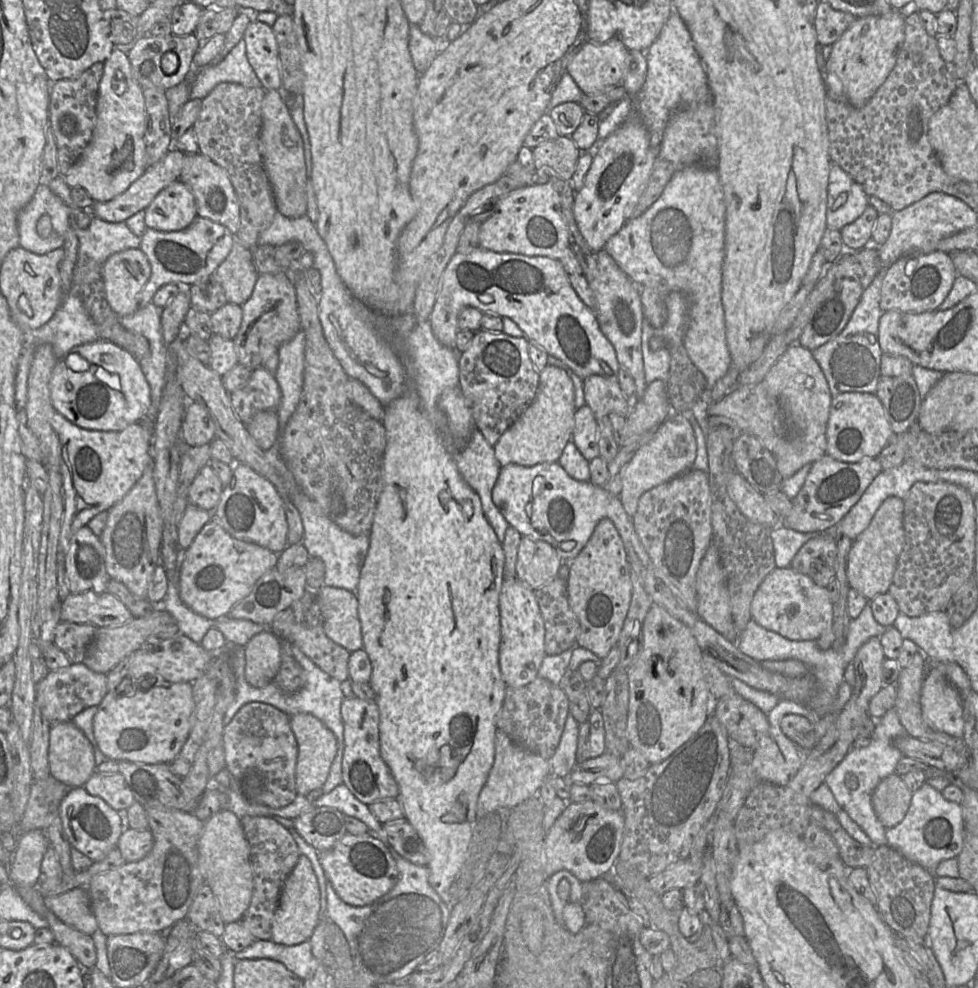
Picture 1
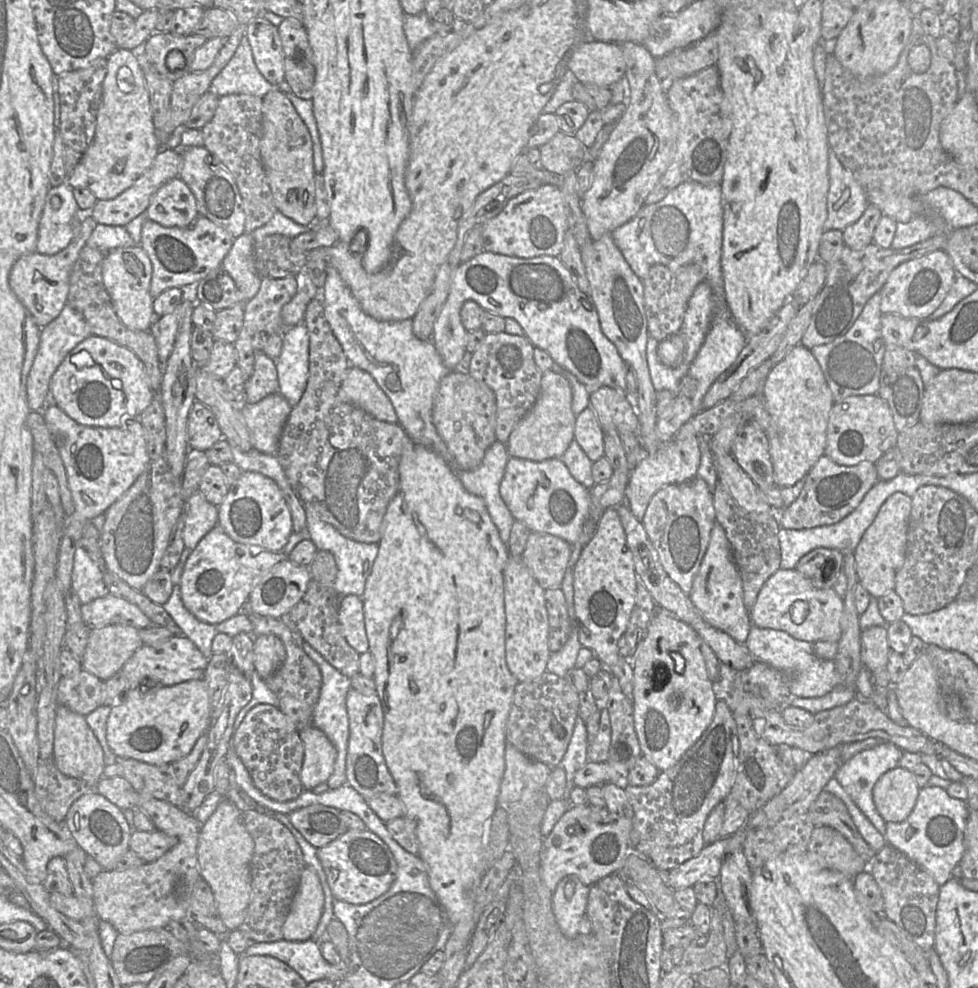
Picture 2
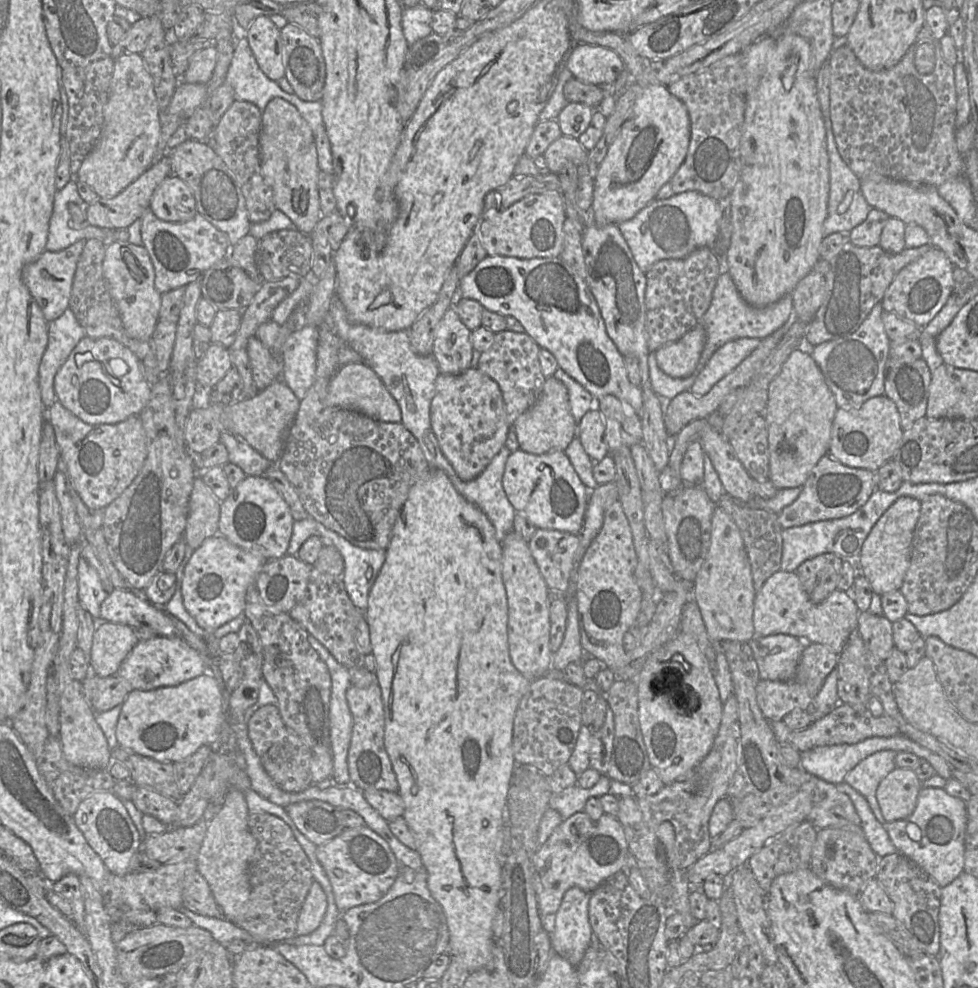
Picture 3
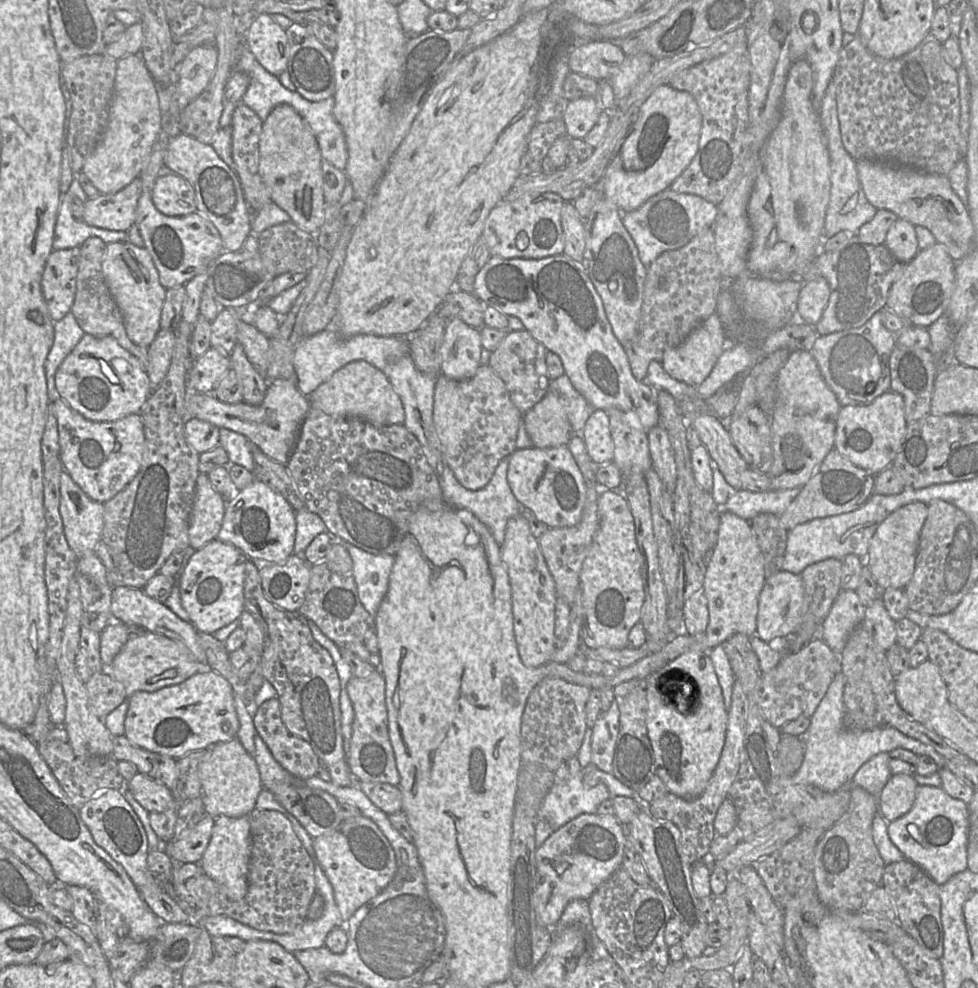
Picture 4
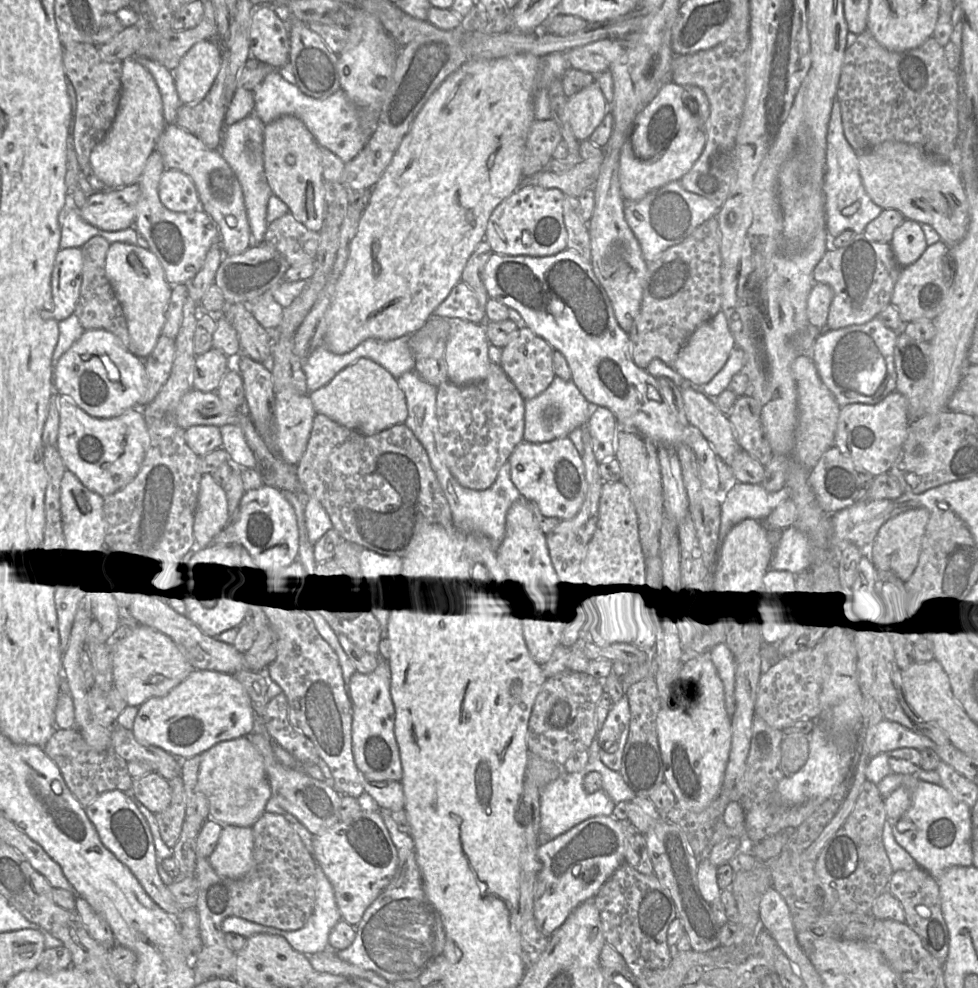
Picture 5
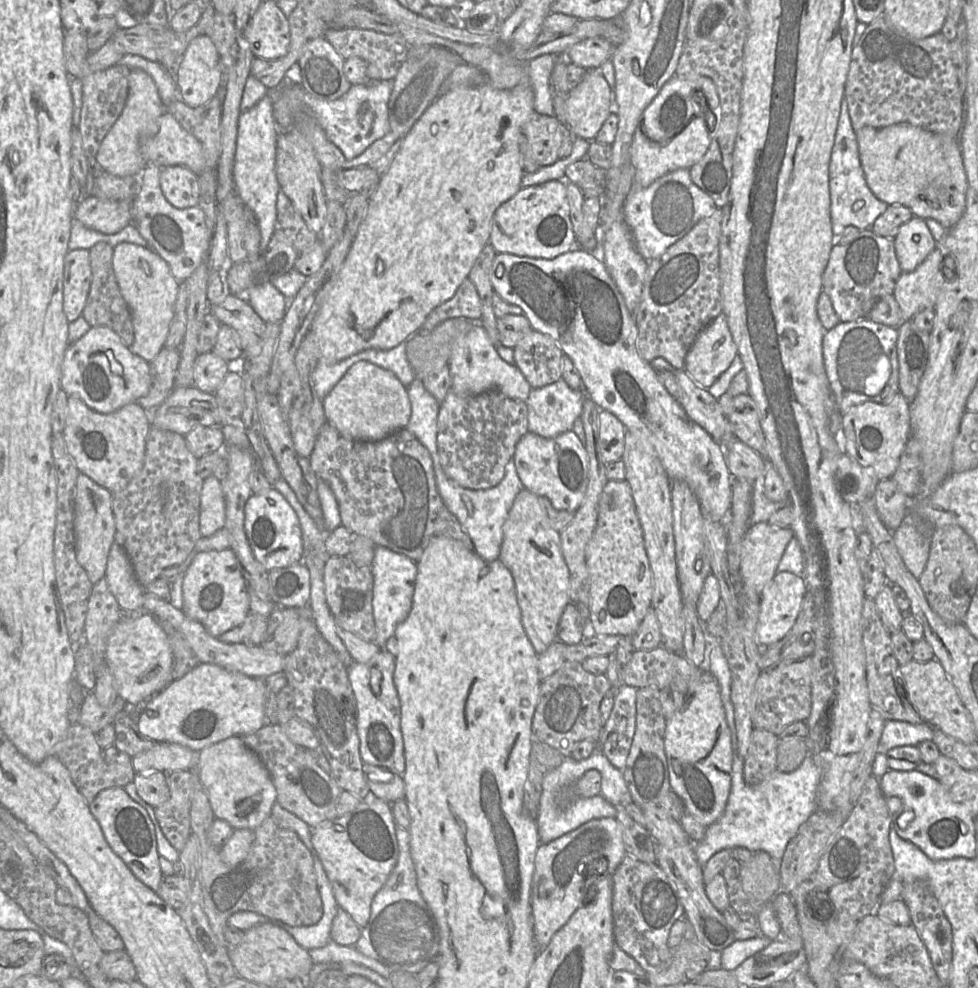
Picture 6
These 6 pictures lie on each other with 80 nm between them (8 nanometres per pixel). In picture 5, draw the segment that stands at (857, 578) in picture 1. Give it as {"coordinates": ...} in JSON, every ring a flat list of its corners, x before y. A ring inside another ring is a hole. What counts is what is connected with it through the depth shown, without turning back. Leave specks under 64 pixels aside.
{"coordinates":[[914,508,884,523,873,543,870,554,870,559,878,572,894,572,906,582,911,582,919,562,922,539,930,515,931,512,925,508]]}

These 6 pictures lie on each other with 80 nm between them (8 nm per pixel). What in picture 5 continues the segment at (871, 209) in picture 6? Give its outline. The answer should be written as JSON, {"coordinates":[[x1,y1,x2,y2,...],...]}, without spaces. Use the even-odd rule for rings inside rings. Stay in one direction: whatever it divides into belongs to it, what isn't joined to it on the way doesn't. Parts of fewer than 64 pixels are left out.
{"coordinates":[[835,97,828,124,826,173,823,184,826,212,825,229,830,239,836,238,845,230,852,230,855,234,863,233,867,224,882,212,882,208,876,205,865,191,857,157,858,153,852,148,844,135,841,106,837,97],[856,201,860,202,859,209,850,216,844,216,842,210]]}

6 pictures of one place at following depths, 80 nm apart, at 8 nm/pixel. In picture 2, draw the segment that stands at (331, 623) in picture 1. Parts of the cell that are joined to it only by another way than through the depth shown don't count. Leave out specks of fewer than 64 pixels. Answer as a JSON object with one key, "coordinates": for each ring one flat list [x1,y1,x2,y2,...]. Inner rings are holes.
{"coordinates":[[356,595,341,596,338,619,342,634,349,645,359,654,369,651,361,597]]}

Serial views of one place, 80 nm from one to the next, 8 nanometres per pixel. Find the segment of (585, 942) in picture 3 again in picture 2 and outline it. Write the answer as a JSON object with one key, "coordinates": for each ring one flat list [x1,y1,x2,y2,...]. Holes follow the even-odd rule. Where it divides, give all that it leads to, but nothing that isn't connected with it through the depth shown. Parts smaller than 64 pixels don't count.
{"coordinates":[[568,875,557,884,552,893,552,912,559,929,568,938,579,935,580,921,586,916,589,888,577,876],[568,882,574,885,574,893,569,899,564,894]]}

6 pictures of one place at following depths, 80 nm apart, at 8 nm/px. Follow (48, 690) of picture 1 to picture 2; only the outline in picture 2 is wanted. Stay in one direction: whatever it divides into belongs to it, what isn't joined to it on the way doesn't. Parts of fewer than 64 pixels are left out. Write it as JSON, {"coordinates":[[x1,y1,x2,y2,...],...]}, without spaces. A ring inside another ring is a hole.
{"coordinates":[[82,669,72,677,62,677,57,690,58,704,86,716,102,705,103,681]]}

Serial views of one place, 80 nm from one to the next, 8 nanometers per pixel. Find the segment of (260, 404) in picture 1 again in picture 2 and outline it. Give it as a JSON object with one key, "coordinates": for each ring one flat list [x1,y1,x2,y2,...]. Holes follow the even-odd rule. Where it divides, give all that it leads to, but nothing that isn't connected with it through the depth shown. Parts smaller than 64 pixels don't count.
{"coordinates":[[263,350,256,351,254,370,246,382,243,401,249,404,257,403,278,390,276,360,269,358]]}

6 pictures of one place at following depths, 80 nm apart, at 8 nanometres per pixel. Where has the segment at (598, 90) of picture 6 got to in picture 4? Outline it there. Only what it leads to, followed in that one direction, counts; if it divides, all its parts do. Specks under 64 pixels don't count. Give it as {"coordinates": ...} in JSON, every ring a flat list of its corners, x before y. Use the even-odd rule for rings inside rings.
{"coordinates":[[595,97,568,101,562,115,566,127,565,136,583,139,595,126,602,111]]}

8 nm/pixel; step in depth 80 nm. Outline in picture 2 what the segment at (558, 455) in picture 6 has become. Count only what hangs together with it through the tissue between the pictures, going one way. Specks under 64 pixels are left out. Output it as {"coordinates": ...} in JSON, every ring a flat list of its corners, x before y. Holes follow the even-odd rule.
{"coordinates":[[509,457,500,483,500,495,515,520,521,521,531,531,556,535,571,546,579,539,590,512,590,489,576,481,560,458,531,461]]}

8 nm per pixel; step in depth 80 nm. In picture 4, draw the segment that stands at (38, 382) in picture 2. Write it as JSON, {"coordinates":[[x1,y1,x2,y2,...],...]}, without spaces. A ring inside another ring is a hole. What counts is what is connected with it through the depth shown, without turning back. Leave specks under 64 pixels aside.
{"coordinates":[[68,312,61,320,54,322,54,340,44,365,49,402,60,398,55,387,57,369,84,334,71,312]]}

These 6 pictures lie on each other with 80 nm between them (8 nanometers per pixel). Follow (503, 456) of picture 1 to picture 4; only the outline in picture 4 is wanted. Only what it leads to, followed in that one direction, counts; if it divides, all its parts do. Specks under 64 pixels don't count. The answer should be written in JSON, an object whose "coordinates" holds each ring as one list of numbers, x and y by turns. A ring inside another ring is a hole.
{"coordinates":[[548,389,542,399,523,414,522,424,537,448,567,446,575,434,556,390]]}

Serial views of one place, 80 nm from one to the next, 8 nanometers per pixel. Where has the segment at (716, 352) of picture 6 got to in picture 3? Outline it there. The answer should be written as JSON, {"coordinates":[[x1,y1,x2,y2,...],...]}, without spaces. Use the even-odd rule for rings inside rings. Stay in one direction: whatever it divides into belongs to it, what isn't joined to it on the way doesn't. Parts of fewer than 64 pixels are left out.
{"coordinates":[[697,325,679,340,668,343,655,352,659,368,674,378,685,378,695,371,704,345,706,331]]}

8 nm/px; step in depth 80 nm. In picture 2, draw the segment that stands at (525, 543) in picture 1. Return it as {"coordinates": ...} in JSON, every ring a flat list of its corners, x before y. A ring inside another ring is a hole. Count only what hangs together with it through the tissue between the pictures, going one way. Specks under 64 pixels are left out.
{"coordinates":[[531,531,521,555,523,562,545,590,561,588,572,546,562,538]]}

